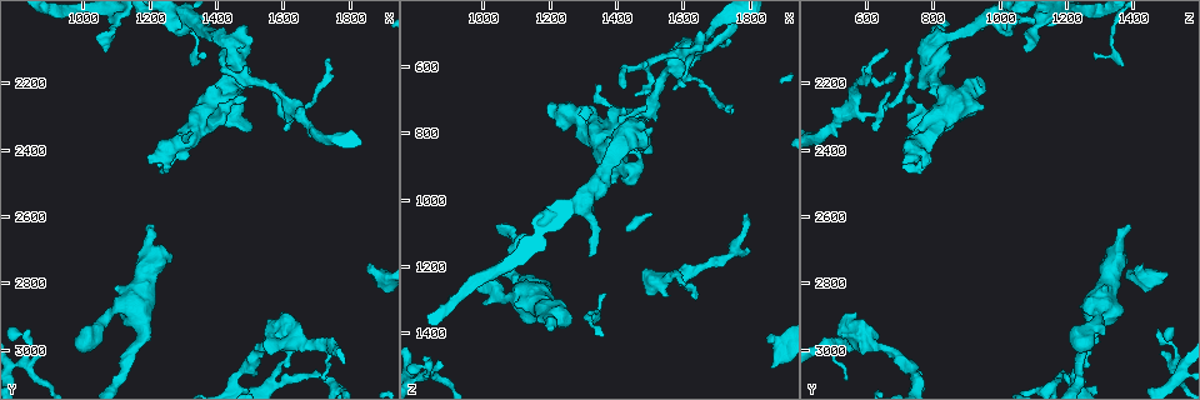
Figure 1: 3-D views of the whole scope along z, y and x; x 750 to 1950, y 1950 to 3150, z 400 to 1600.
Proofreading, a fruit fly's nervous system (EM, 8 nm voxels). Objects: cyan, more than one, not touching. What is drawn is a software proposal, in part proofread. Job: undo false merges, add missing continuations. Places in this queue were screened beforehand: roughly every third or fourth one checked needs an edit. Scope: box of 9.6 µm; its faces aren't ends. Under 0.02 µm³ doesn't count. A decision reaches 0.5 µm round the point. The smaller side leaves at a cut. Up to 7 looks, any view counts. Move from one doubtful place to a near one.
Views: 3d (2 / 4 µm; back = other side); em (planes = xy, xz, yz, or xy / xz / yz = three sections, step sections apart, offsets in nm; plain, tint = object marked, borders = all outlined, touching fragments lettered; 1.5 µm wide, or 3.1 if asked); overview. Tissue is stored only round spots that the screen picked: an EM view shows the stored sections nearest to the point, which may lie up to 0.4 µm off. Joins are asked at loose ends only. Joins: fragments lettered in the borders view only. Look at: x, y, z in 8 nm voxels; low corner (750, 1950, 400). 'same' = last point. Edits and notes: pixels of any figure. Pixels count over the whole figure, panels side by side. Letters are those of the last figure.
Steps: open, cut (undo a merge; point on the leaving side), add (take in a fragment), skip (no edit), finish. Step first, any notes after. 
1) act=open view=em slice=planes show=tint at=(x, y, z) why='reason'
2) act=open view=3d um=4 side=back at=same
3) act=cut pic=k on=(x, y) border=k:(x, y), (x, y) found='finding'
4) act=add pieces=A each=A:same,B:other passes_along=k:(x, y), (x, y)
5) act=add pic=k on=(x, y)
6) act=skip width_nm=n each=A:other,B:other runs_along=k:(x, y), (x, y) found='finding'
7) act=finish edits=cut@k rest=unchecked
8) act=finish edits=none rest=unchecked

act=open view=em slice=xy step=4 show=tint at=(1190, 2620, 1390) why='free end'

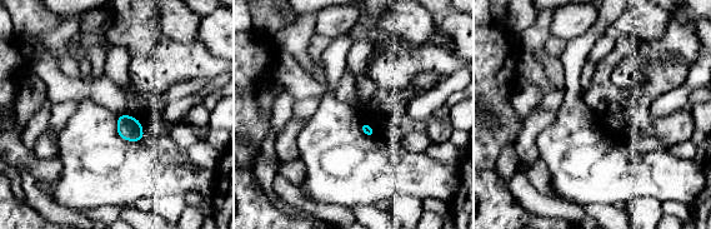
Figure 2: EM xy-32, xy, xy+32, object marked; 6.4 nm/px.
act=open view=em slice=yz step=8 show=borders at=same

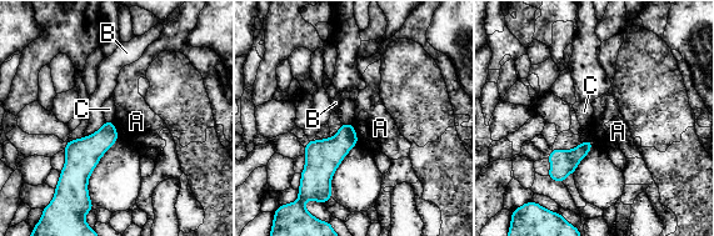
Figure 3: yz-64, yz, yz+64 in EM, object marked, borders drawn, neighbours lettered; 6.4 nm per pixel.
act=skip each=A:other,B:other,C:other border=3:(343, 122), (350, 124) found='none of them fits'

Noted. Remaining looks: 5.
act=open view=3d um=2 at=(1390, 2270, 950) why='thick end'

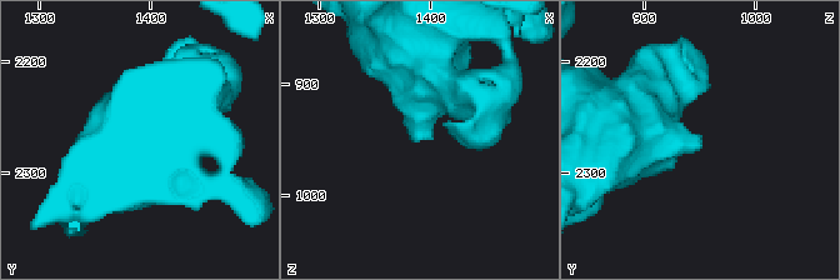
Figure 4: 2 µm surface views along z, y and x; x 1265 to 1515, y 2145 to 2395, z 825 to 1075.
act=open view=em slice=xy step=8 show=tint at=(1382, 2276, 948)

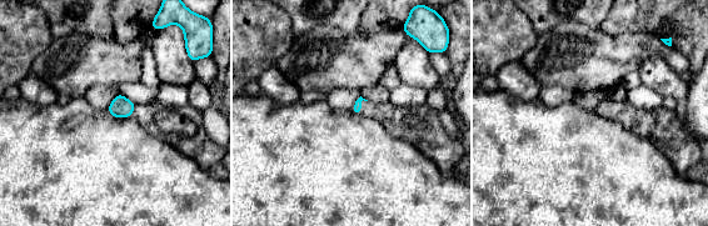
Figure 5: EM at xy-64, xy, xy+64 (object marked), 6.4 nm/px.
act=open view=em slice=planes show=borders at=same

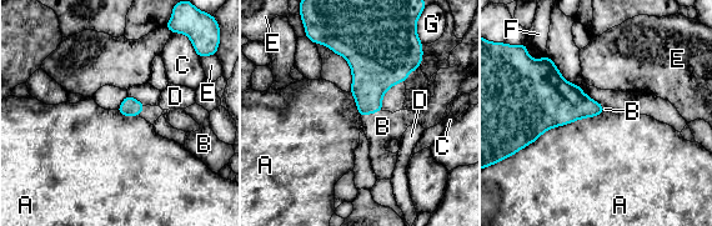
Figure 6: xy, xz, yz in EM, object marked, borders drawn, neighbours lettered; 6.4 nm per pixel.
act=add pieces=B each=A:other,B:same,C:other,D:other,E:other,F:other,G:other found='it goes on there'

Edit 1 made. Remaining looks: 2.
act=open view=em slice=yz step=8 show=borders at=(870, 3010, 1480) why='an open end'

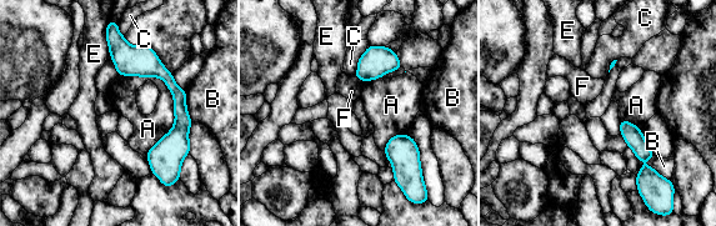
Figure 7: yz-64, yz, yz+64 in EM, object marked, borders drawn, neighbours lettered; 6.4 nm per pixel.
act=skip longest_contact=A:550nm each=A:other,B:other,C:other,E:other,F:other found='no lettered fragment goes on from it'

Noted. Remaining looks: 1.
act=finish edits=add@6 rest=unchecked

